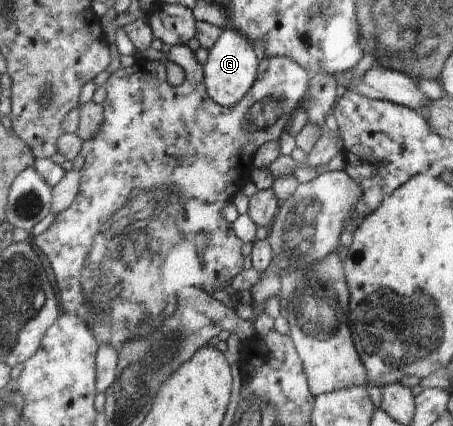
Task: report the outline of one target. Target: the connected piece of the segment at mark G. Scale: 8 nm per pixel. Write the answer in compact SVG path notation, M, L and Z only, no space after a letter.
M225 27L218 35L217 43L214 43L209 51L204 71L209 93L220 106L233 107L251 91L252 85L257 81L259 71L260 63L257 58L250 39L233 27Z

